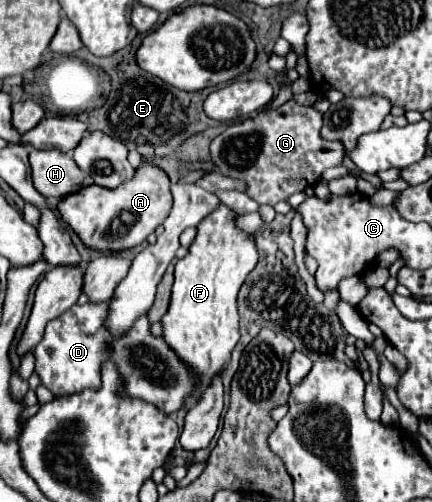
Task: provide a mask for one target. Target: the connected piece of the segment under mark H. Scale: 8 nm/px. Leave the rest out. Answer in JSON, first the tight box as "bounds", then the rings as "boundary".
{"bounds":[29,150,93,198],"boundary":[[[31,150],[29,152],[33,184],[45,198],[63,198],[77,192],[79,188],[91,186],[93,180],[87,176],[67,154],[59,150]]]}

